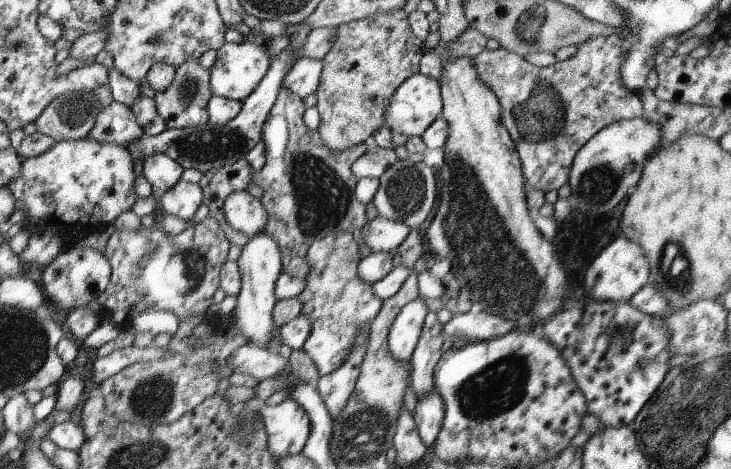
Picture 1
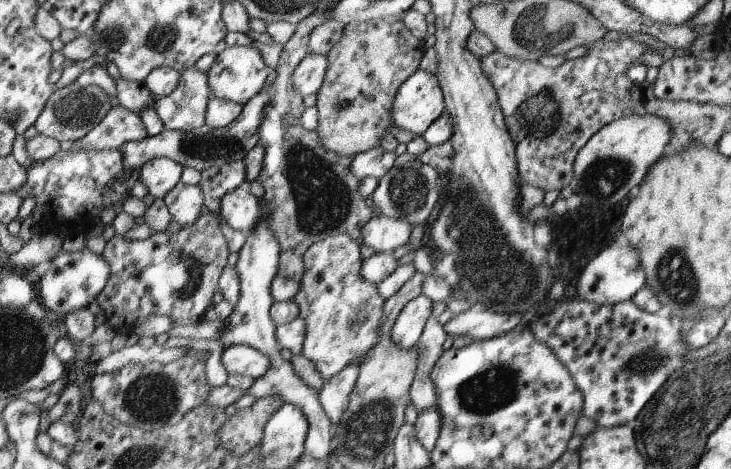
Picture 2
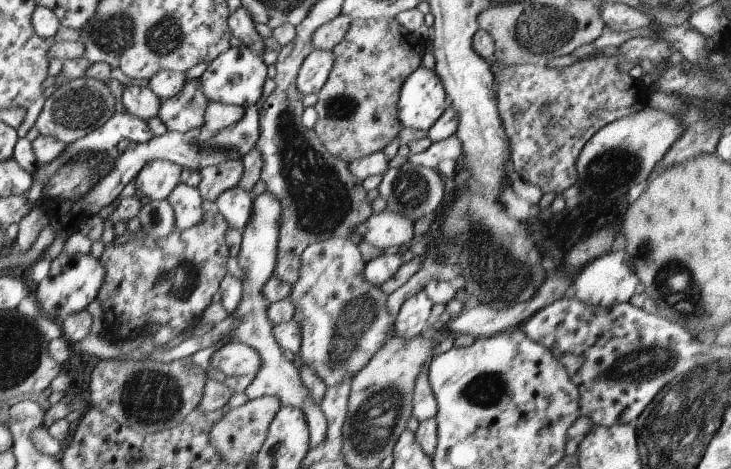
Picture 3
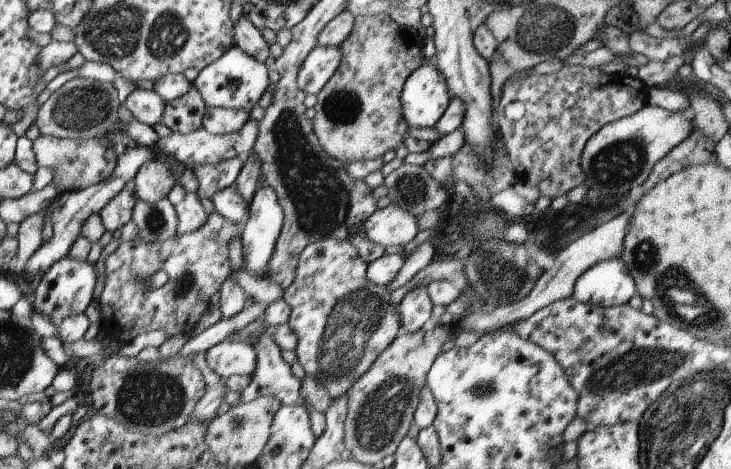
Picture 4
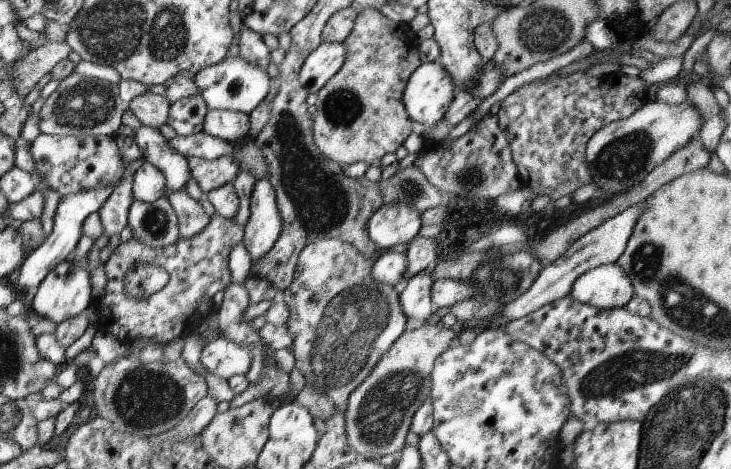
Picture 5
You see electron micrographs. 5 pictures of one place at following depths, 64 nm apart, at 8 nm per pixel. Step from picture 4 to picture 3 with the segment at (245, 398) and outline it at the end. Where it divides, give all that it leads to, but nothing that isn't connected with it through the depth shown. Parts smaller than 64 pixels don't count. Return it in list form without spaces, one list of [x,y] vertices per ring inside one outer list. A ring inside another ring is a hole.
[[[266,190],[252,199],[251,216],[249,216],[249,222],[246,222],[242,229],[239,254],[236,256],[241,274],[243,274],[240,282],[241,302],[237,304],[235,312],[230,314],[231,318],[239,320],[239,326],[235,330],[231,330],[229,334],[225,334],[225,337],[233,340],[233,342],[247,344],[257,352],[257,356],[261,360],[257,374],[250,379],[250,383],[243,392],[245,398],[253,400],[262,396],[272,396],[278,398],[281,405],[299,407],[308,426],[308,448],[319,446],[319,442],[323,442],[323,438],[325,438],[327,428],[323,411],[311,400],[309,392],[303,388],[303,383],[292,361],[288,361],[283,356],[283,350],[275,342],[275,338],[271,334],[273,325],[267,318],[267,312],[265,312],[268,305],[263,298],[263,292],[261,292],[263,284],[272,277],[271,274],[275,268],[281,206],[275,196]]]

